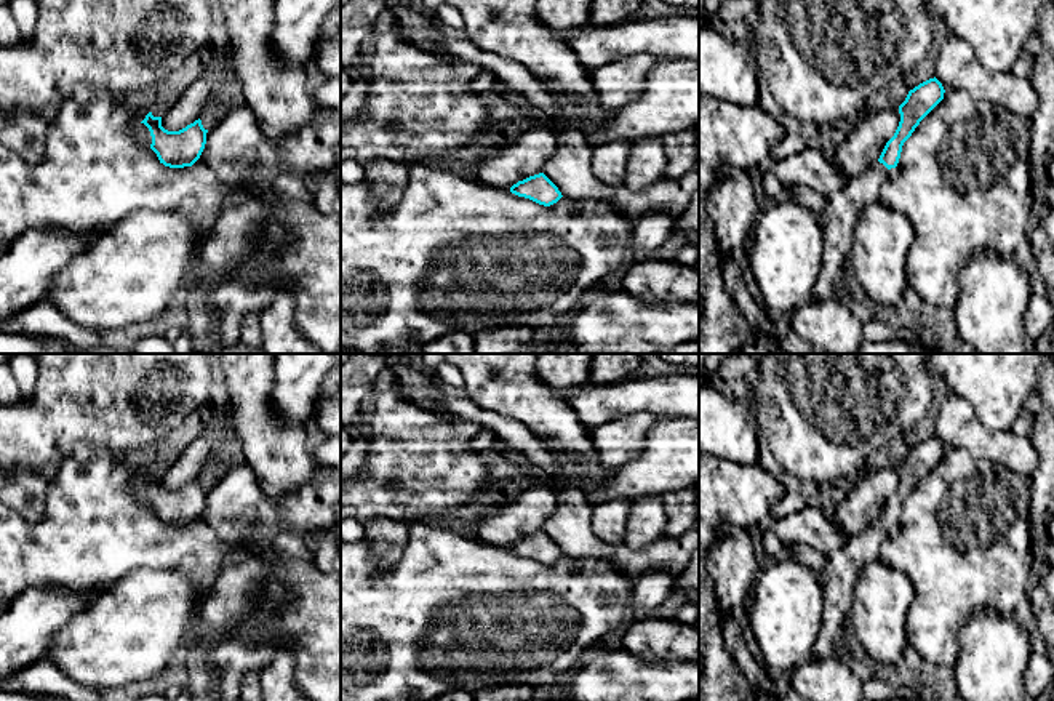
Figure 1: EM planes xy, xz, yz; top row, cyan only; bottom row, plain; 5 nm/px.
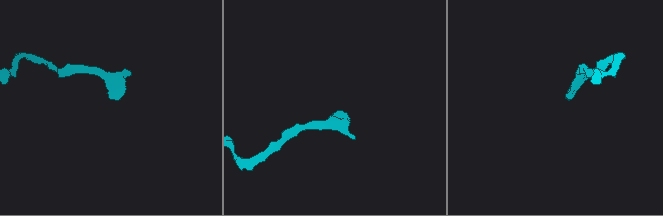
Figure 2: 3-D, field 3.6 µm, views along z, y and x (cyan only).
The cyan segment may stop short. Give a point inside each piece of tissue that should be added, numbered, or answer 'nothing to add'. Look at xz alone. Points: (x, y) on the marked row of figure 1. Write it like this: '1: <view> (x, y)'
nothing to add

